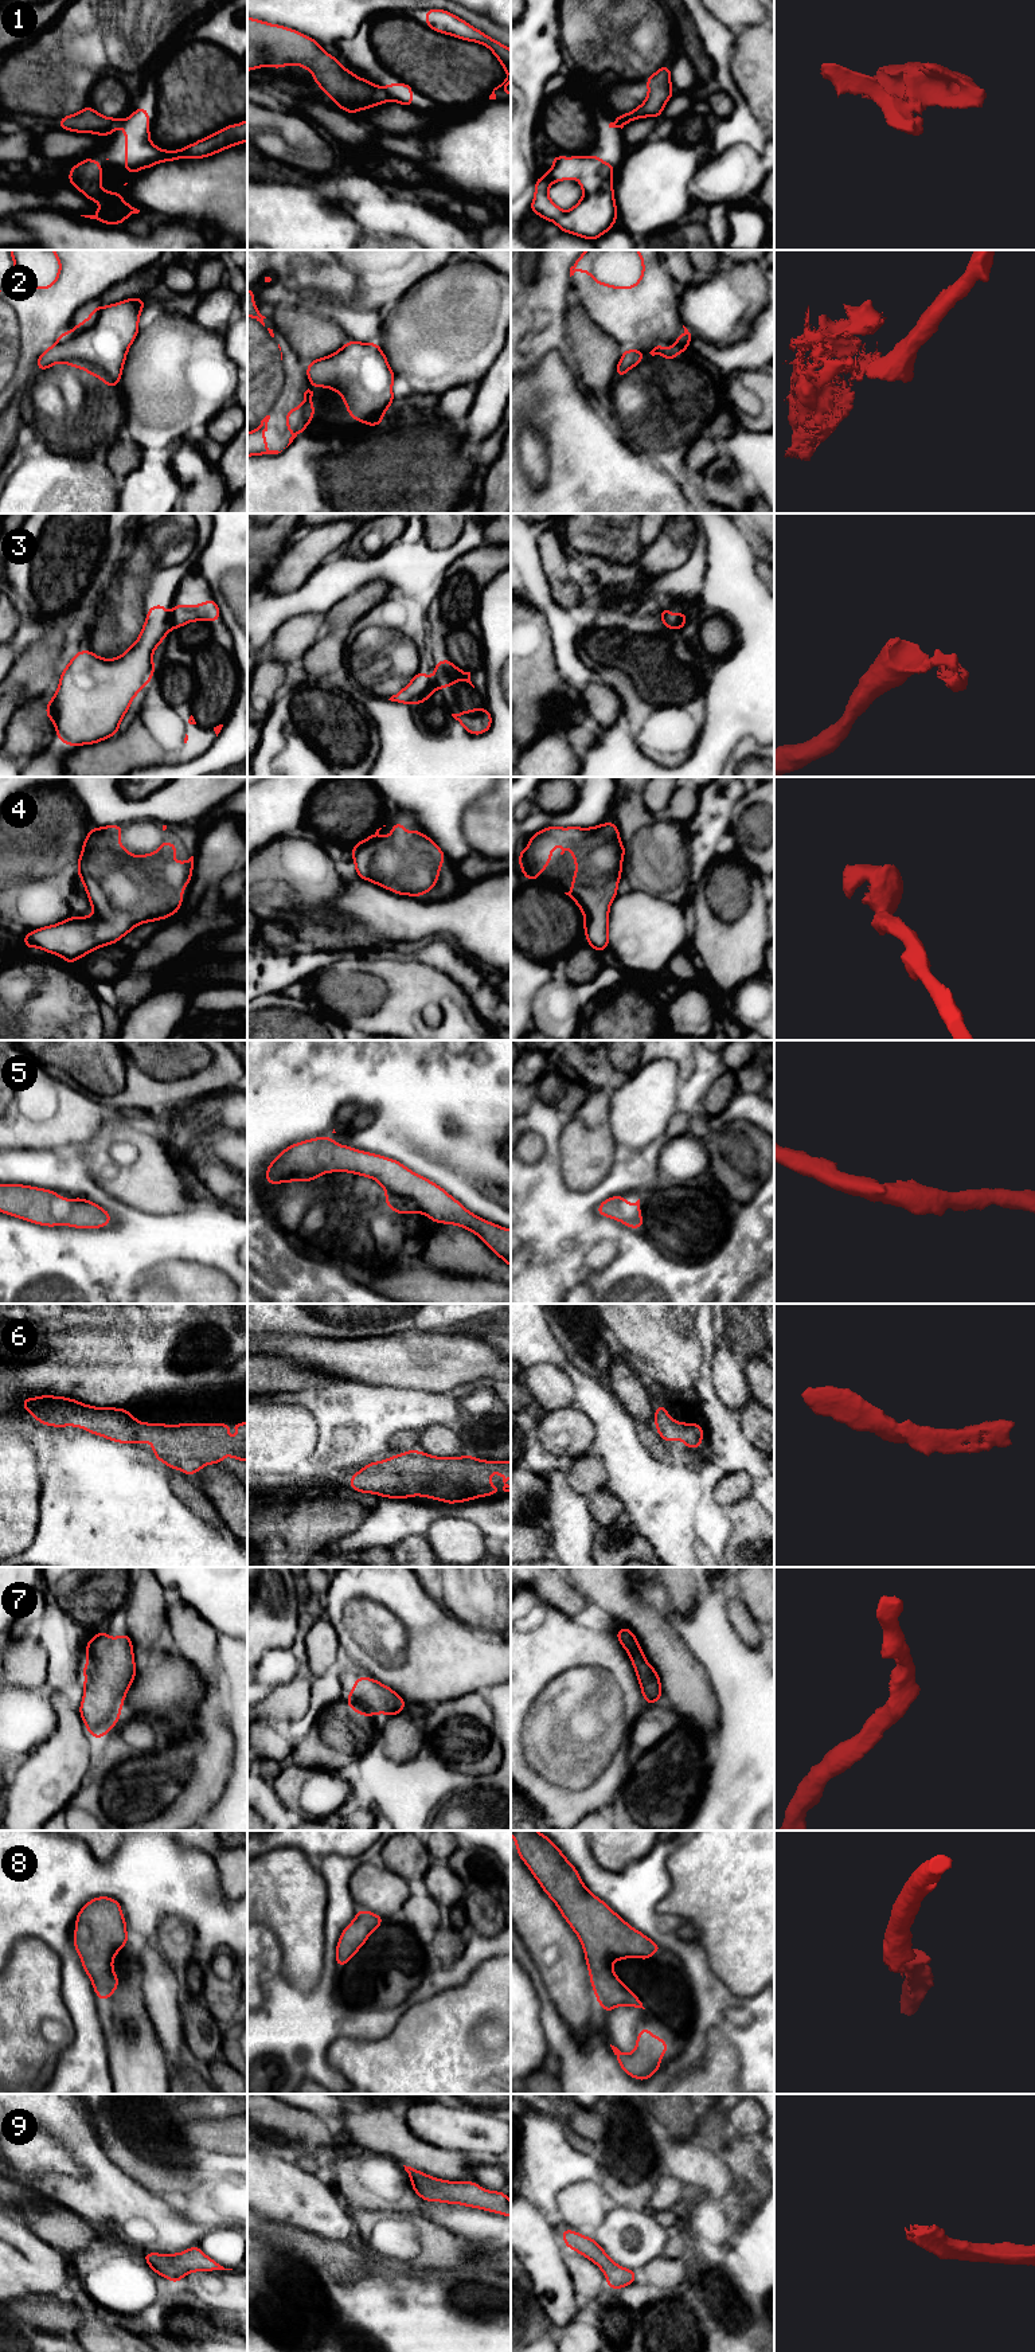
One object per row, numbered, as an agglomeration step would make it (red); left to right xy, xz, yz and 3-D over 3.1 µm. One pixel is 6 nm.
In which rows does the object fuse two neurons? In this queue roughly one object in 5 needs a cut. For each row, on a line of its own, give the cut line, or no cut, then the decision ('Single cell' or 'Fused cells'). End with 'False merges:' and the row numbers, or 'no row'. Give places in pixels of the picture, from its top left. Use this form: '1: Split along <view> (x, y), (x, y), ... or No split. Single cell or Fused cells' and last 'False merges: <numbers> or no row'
1: Split along xz (382, 89), (390, 100). Fused cells
2: Split along xz (307, 368), (308, 375). Fused cells
3: Split along xz (432, 679), (433, 690). Fused cells
4: No split. Single cell
5: No split. Single cell
6: No split. Single cell
7: No split. Single cell
8: No split. Single cell
9: No split. Single cell
False merges: 1, 2, 3

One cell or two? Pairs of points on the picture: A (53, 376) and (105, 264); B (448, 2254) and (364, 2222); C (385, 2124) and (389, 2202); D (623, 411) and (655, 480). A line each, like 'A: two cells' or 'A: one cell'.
A: two cells
B: one cell
C: two cells
D: two cells

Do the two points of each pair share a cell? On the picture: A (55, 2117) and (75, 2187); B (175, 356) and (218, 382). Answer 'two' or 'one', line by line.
A: one
B: one

